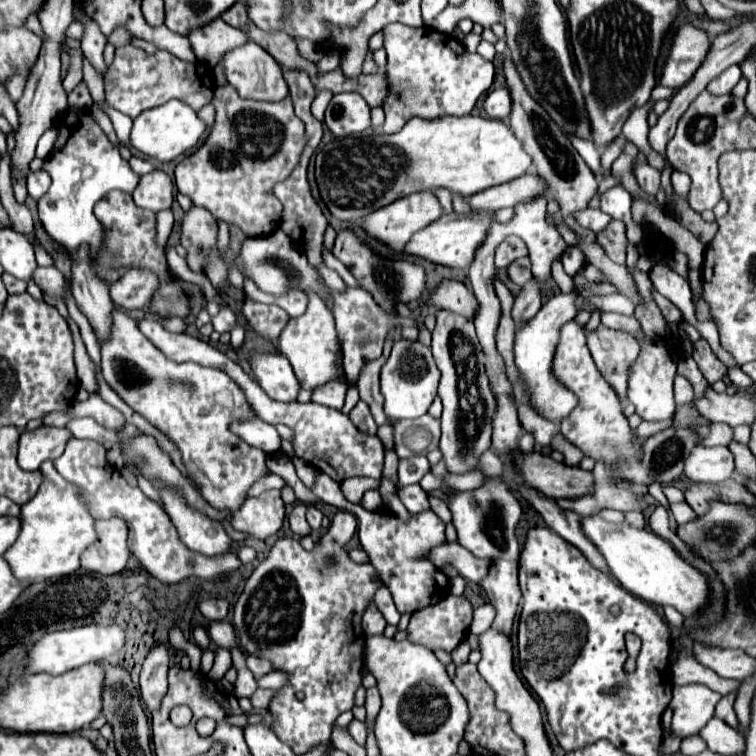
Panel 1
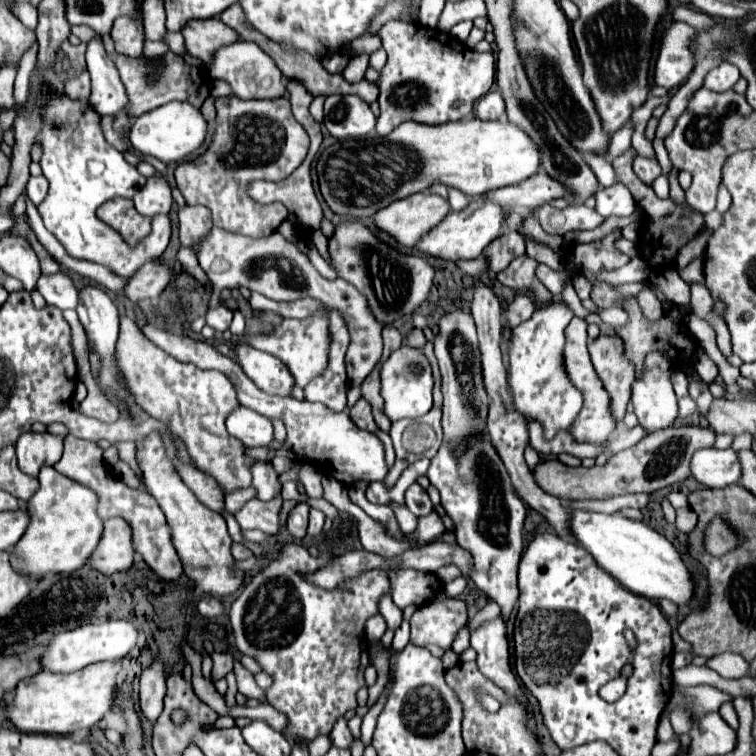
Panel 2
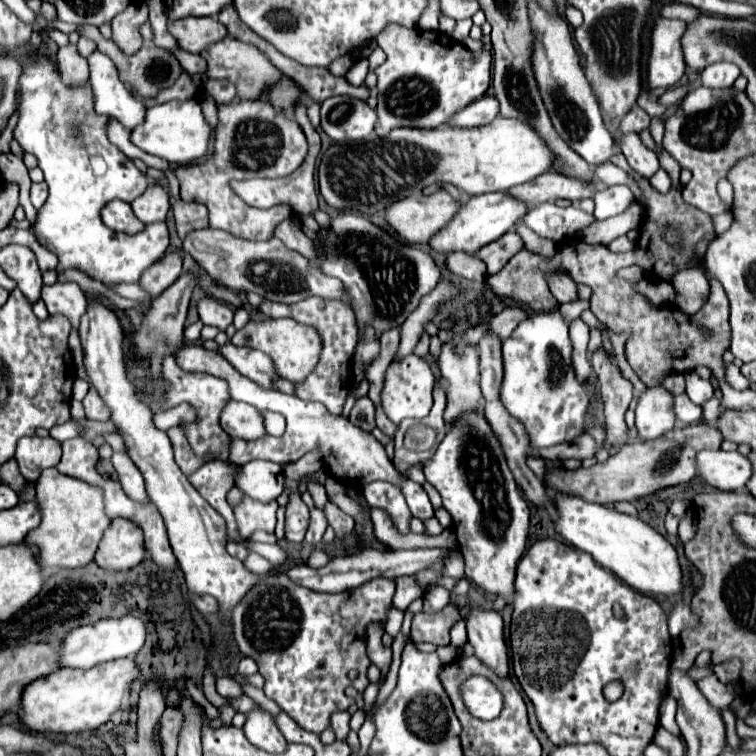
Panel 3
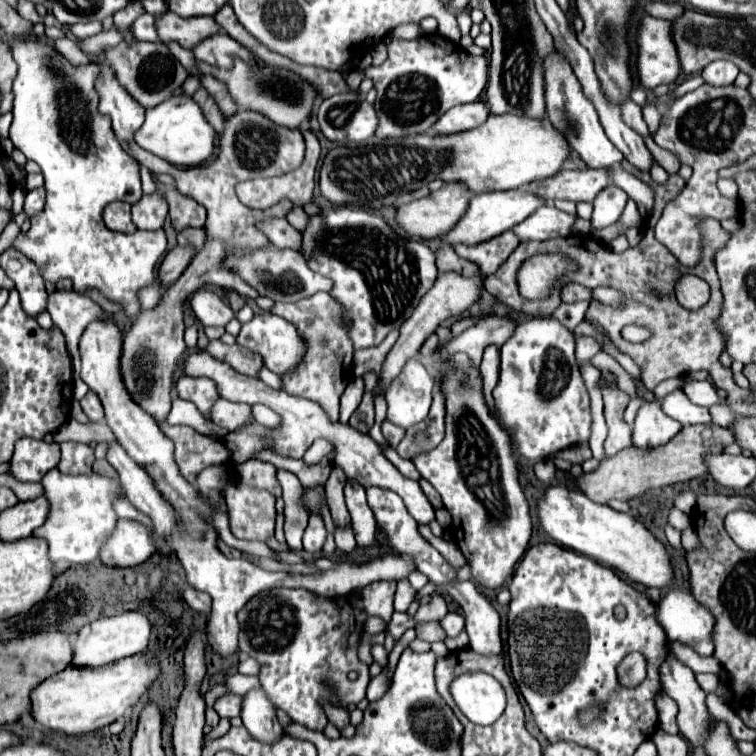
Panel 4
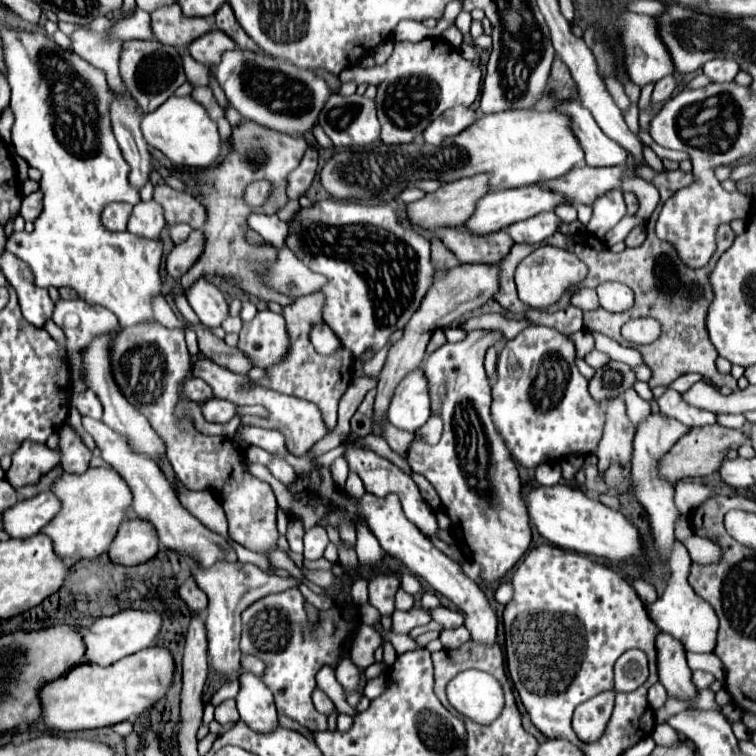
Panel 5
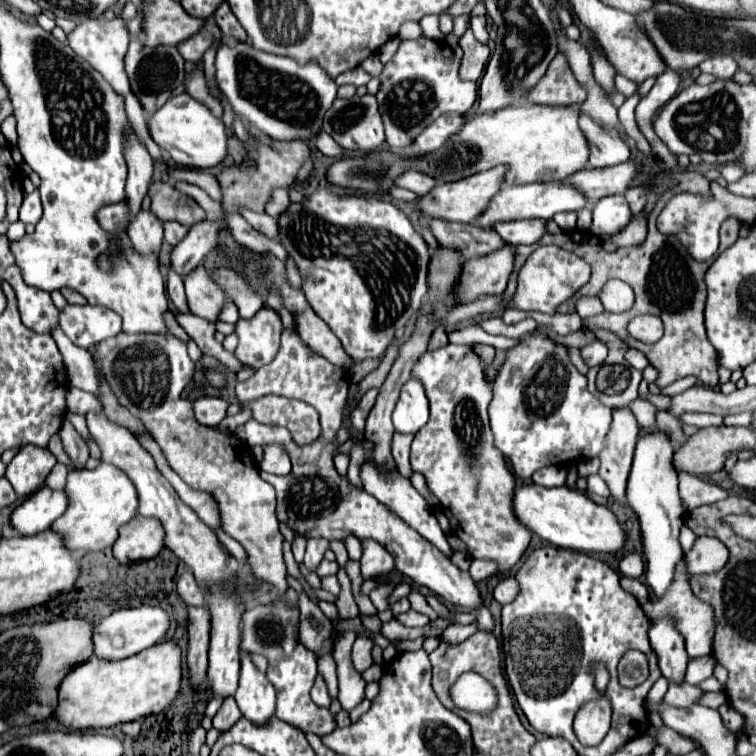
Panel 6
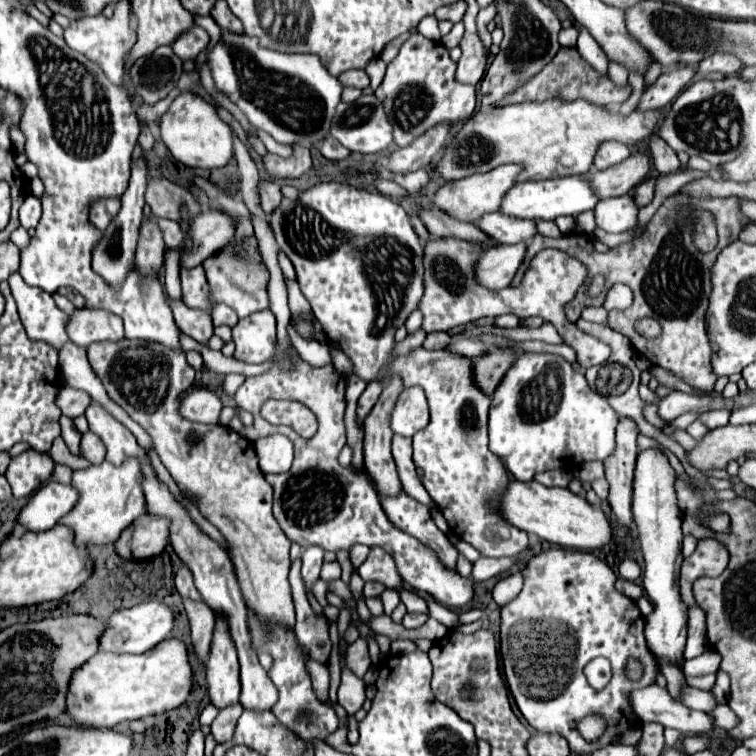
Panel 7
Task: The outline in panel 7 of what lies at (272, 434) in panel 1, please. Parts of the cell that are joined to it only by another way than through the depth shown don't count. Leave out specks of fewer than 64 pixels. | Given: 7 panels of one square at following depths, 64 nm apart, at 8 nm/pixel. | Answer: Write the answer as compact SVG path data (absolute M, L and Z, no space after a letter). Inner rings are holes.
M194 390L190 396L182 400L180 414L194 422L218 424L218 416L222 410L222 400L210 390Z

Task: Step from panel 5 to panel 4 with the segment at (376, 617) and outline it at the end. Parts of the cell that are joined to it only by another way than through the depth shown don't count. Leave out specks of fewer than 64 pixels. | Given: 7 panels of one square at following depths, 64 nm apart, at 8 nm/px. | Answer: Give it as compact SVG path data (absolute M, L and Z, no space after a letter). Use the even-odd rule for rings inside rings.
M372 616L372 618L368 618L366 620L366 624L364 624L364 630L368 632L368 634L380 634L380 632L384 632L384 628L386 628L386 622L384 620L380 620L380 618L376 618L376 616Z

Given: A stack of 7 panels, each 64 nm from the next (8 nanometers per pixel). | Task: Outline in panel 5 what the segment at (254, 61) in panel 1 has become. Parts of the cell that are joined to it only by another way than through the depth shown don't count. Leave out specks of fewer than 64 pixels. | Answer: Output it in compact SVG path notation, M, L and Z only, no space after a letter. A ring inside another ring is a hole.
M214 30L214 32L208 32L204 36L200 36L198 40L194 40L188 50L192 54L192 58L200 64L212 64L216 66L222 52L224 50L230 50L230 48L236 48L236 44L220 30Z

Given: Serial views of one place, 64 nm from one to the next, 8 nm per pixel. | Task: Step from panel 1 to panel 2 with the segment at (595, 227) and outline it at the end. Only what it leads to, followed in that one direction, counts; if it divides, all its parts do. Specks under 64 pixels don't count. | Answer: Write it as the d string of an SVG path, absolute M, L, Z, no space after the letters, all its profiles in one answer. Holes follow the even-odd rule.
M544 204L534 212L534 216L540 220L546 232L560 236L564 236L568 230L594 230L604 222L596 210L590 210L586 206L568 206L564 210L558 210L550 204Z

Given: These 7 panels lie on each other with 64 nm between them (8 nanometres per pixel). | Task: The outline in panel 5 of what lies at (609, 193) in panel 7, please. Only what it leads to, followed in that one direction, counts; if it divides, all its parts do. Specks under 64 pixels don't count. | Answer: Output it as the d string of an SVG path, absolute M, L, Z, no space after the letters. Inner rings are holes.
M576 166L566 176L546 182L546 188L554 188L554 192L562 192L562 196L570 196L574 204L590 206L598 196L606 194L608 190L620 188L622 176L624 168L620 166L610 166L610 168Z

